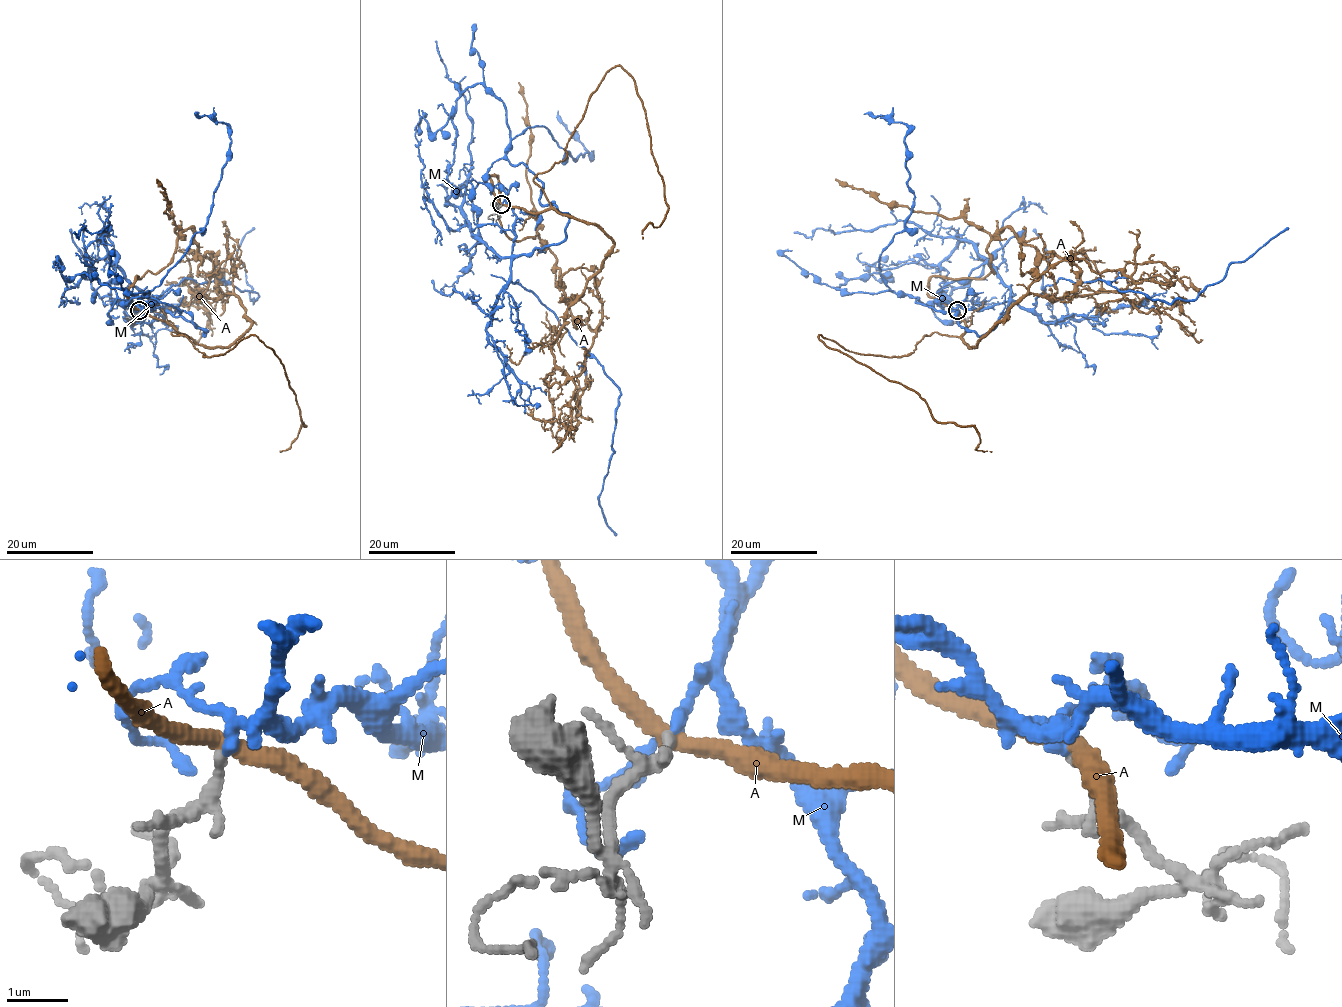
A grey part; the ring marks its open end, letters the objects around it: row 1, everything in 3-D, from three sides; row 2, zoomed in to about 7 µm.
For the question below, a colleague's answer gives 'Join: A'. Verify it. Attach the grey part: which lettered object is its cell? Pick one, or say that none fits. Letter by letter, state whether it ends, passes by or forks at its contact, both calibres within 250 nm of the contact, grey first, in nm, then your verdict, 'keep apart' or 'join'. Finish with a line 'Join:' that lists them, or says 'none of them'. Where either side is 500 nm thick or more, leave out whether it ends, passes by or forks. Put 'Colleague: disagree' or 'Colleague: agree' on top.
Colleague: disagree
A: it passes by | 140/280 nm | keep apart
M: it passes by | 140/150 nm | join
Join: M

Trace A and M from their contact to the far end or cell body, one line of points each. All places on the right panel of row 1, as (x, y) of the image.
A: (958, 310), (965, 331), (907, 355), (819, 339), (991, 451)
M: (956, 311), (1009, 289), (982, 263), (925, 304), (885, 284), (880, 254), (914, 193), (908, 127), (863, 114)

